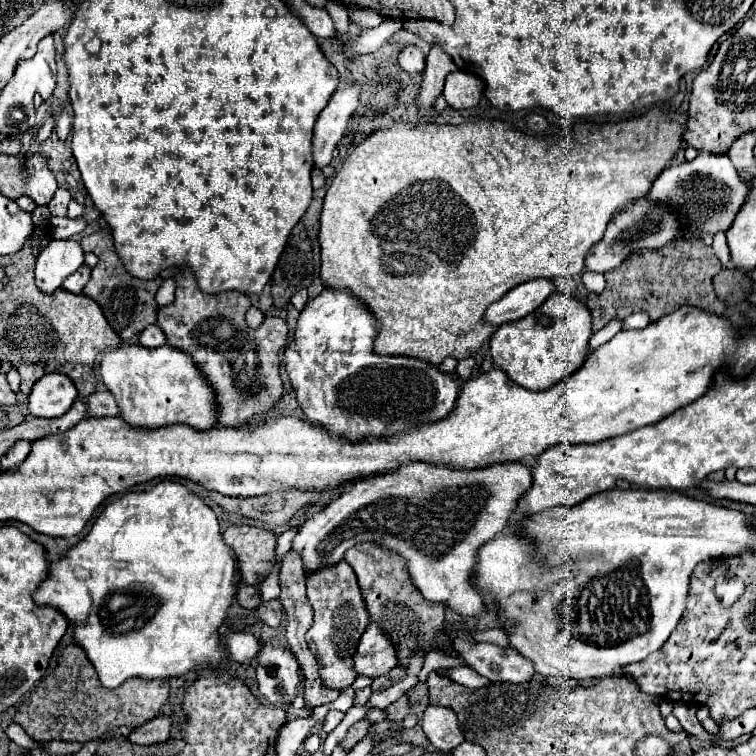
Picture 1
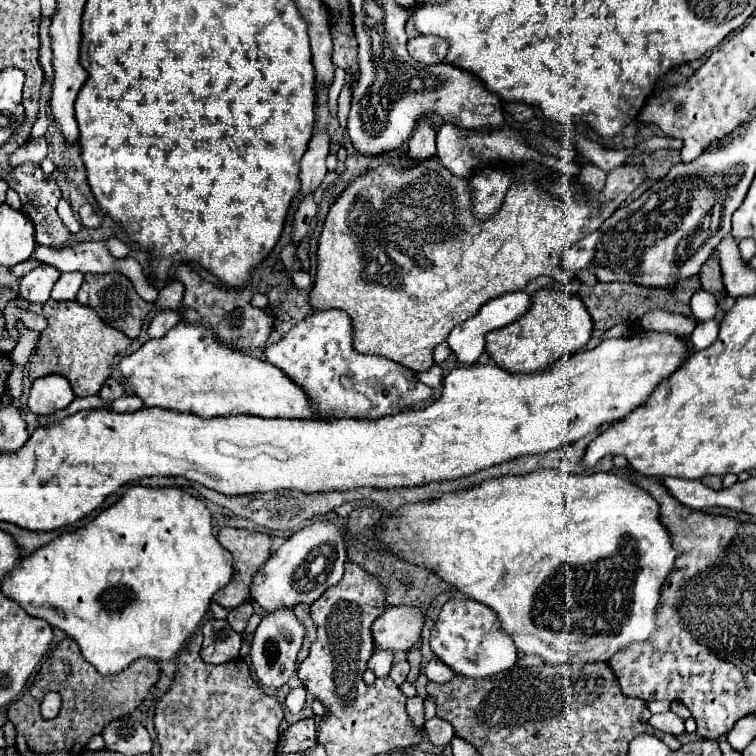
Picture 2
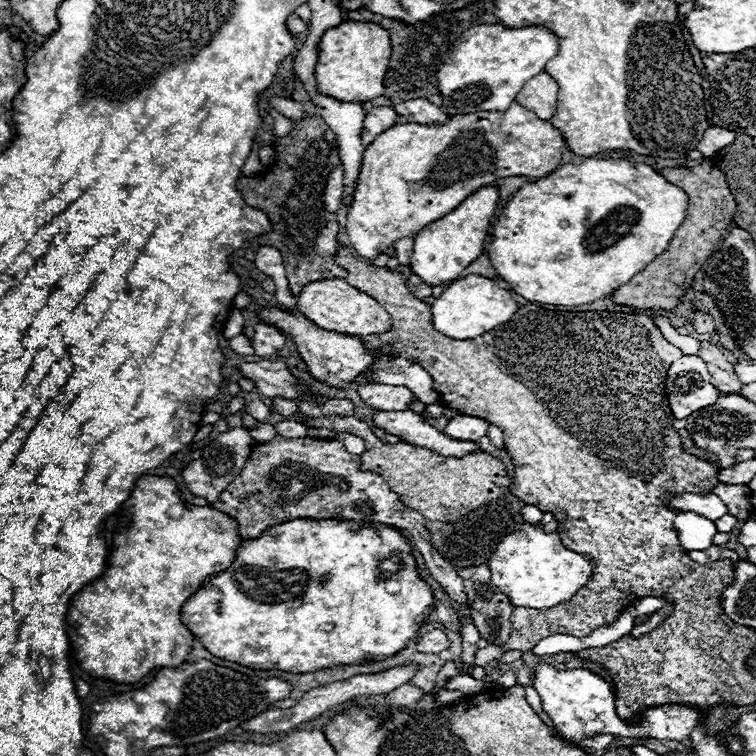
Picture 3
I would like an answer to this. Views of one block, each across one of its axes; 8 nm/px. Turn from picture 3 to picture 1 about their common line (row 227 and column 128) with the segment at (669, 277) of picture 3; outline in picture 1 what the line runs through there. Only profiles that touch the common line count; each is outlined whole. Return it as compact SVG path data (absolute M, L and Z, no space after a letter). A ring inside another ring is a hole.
M70 644L66 646L66 650L62 652L56 668L34 688L34 692L30 694L28 700L24 700L18 710L16 710L16 722L26 730L26 734L34 740L40 742L50 742L50 740L66 740L66 742L80 742L86 744L90 740L100 738L104 732L118 728L118 726L126 726L126 728L138 728L142 724L146 724L148 720L152 720L160 708L166 704L170 694L168 688L168 680L126 680L120 688L116 690L108 690L100 684L98 674L94 670L94 666L90 664L88 656L84 654L84 650L78 644Z

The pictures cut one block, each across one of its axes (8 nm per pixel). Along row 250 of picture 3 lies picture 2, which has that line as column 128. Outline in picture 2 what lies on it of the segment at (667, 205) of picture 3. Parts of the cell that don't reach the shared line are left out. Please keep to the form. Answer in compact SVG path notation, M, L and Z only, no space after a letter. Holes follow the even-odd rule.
M130 486L128 492L116 504L112 504L106 510L102 510L94 520L90 520L82 528L64 532L58 538L54 538L52 542L36 548L32 554L22 556L18 560L16 568L12 568L12 572L8 572L4 576L2 592L8 598L12 598L14 602L18 602L30 616L42 618L50 626L66 632L66 636L76 640L76 644L80 646L80 652L82 652L84 660L88 660L100 674L112 676L112 674L118 674L120 670L124 670L128 664L132 664L138 658L152 658L152 660L172 660L172 658L176 658L176 654L186 646L188 638L194 634L198 624L202 624L202 618L204 618L204 614L206 614L206 610L210 606L212 596L220 588L224 588L230 578L232 578L232 556L214 538L212 524L210 524L210 512L208 512L208 508L204 506L202 500L182 492L180 488Z

